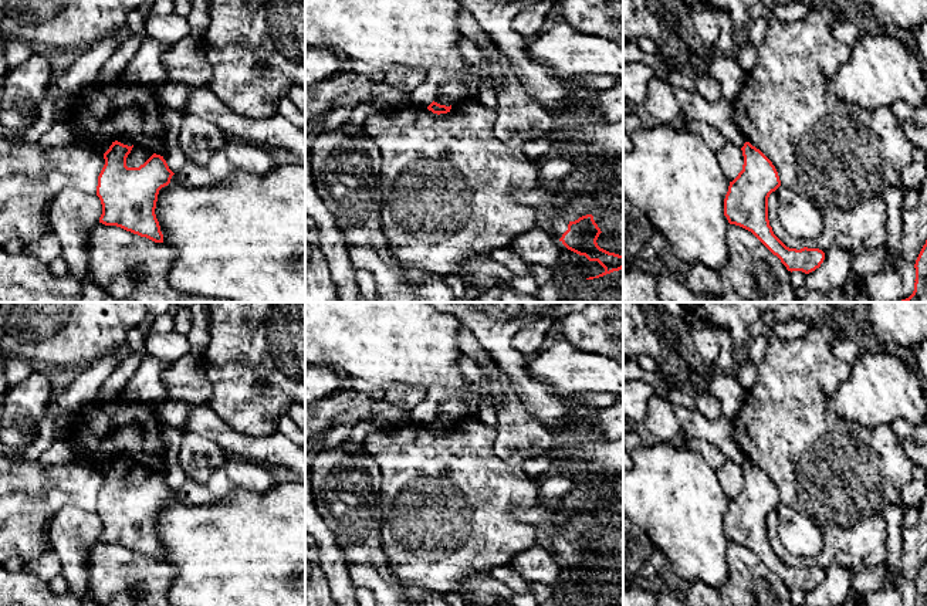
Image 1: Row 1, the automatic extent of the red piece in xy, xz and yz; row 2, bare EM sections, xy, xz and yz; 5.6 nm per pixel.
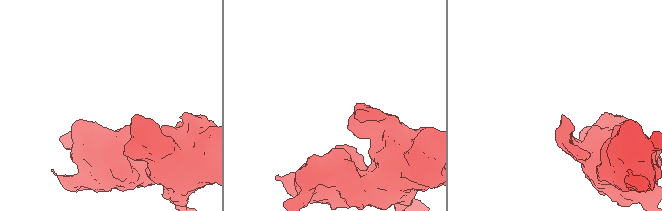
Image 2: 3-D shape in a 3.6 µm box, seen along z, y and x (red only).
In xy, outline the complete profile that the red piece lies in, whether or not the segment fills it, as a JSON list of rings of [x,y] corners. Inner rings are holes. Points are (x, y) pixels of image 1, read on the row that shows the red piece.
[[[115,141],[104,153],[105,165],[97,186],[102,204],[99,223],[163,243],[155,209],[159,190],[170,183],[175,173],[156,153],[139,167],[128,167],[126,158],[132,148]]]

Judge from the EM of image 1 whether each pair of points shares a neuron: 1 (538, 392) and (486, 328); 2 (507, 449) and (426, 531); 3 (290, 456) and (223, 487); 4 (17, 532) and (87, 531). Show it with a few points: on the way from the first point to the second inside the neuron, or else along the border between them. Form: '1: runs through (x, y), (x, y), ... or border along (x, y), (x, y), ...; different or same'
1: runs through (523, 376), (497, 344); same
2: border along (494, 427), (494, 453), (504, 461), (521, 467); different
3: border along (234, 456), (266, 467); different
4: border along (47, 535), (51, 547); different

